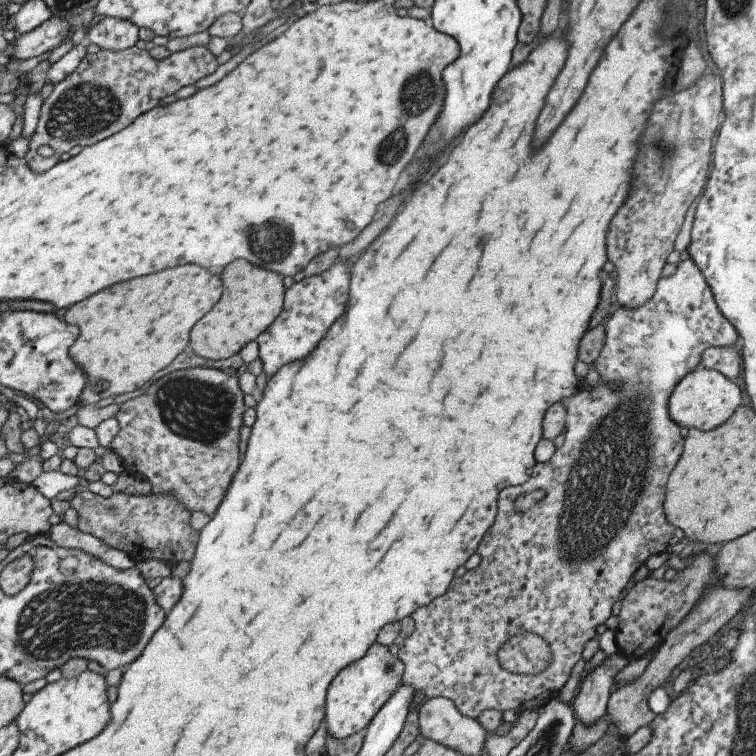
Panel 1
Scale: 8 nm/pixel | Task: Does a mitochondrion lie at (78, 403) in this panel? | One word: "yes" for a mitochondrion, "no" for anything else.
no

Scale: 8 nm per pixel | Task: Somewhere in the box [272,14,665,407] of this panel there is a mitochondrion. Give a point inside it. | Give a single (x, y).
(418, 92)

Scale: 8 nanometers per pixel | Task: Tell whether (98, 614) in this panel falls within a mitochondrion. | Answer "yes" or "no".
yes

